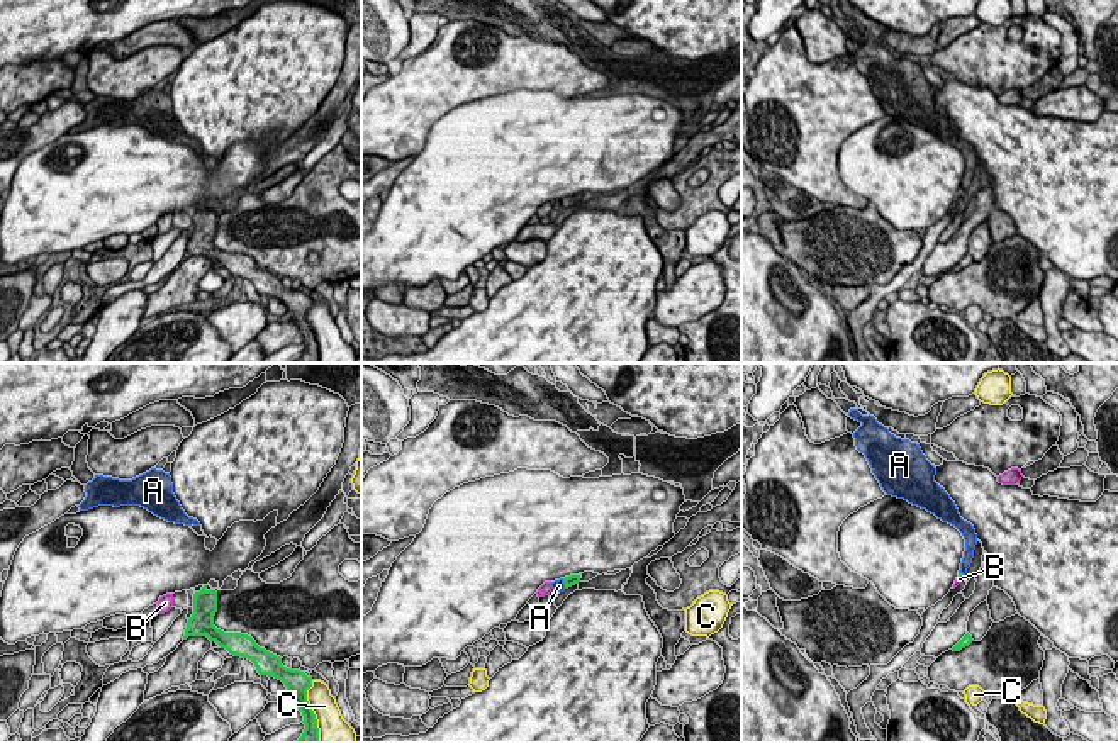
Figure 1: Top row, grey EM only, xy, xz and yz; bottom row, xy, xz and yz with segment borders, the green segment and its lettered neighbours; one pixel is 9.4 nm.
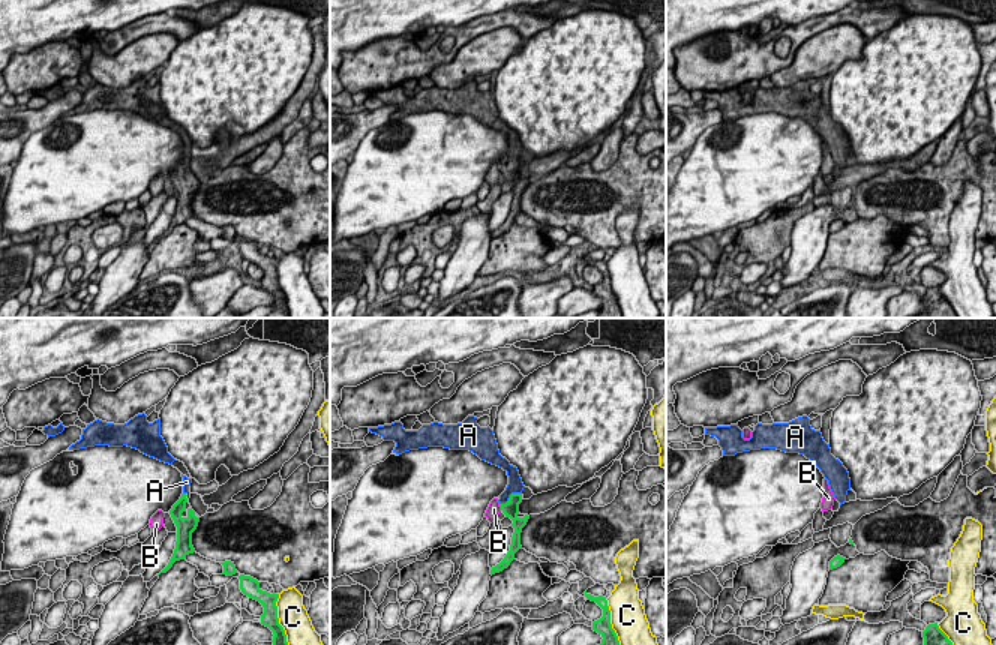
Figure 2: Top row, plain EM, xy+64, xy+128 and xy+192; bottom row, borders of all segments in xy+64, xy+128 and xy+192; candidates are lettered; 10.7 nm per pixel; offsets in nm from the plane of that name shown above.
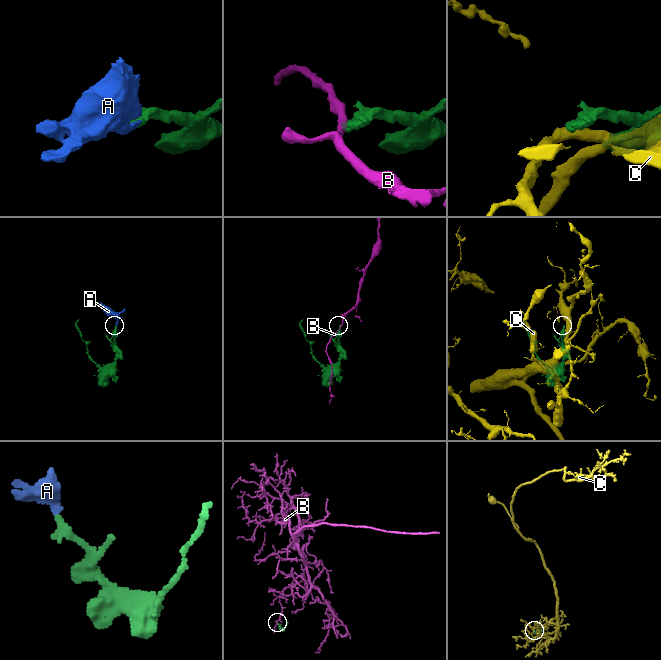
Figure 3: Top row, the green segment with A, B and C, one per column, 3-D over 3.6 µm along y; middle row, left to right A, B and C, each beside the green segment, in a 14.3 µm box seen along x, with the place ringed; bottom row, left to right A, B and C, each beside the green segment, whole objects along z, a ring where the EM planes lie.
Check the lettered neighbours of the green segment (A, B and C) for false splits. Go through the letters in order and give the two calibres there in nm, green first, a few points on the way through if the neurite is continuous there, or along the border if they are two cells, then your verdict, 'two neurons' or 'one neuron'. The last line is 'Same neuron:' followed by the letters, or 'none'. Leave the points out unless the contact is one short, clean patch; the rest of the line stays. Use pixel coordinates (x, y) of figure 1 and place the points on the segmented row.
A: calibres 100 and 100 nm; way xz (570, 580), (564, 582), (558, 586); one neuron
B: calibres 30 and 60 nm; border yz (959, 575), (962, 579); two neurons
C: calibres 160 and 280 nm; two neurons
Same neuron: A

